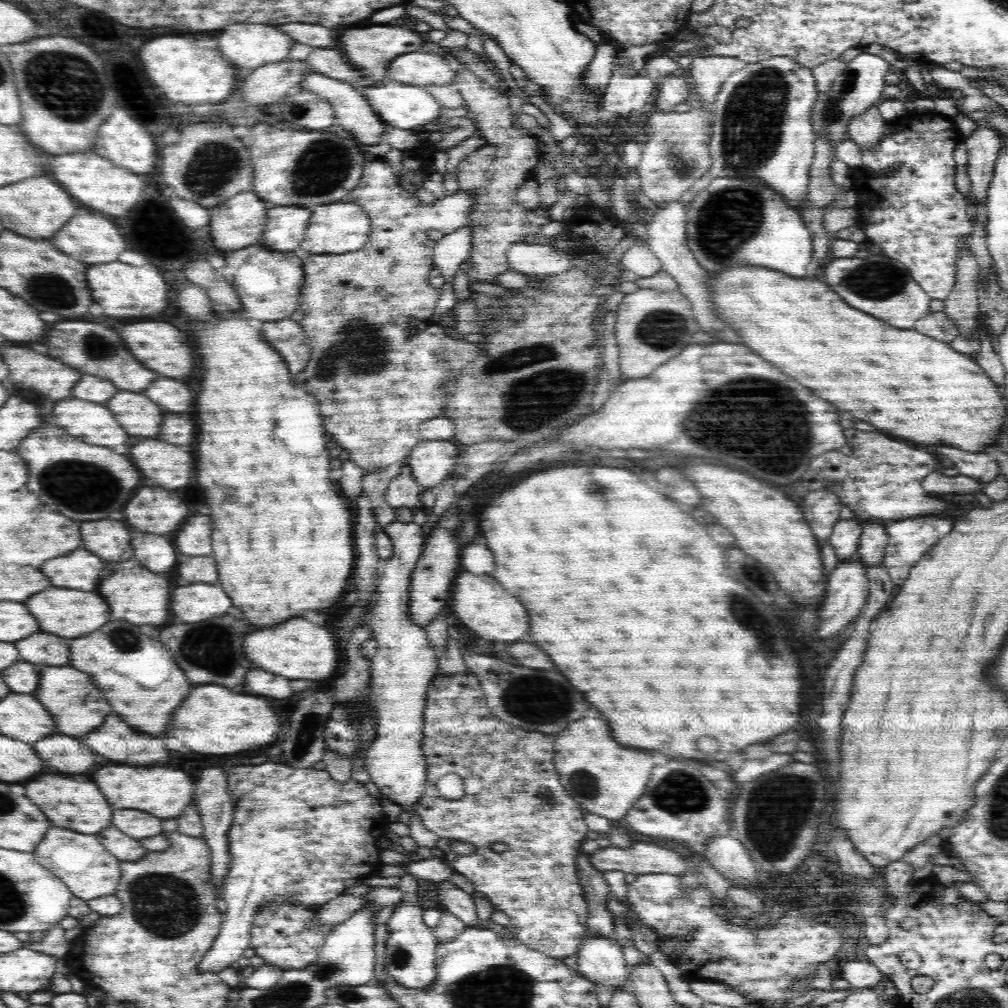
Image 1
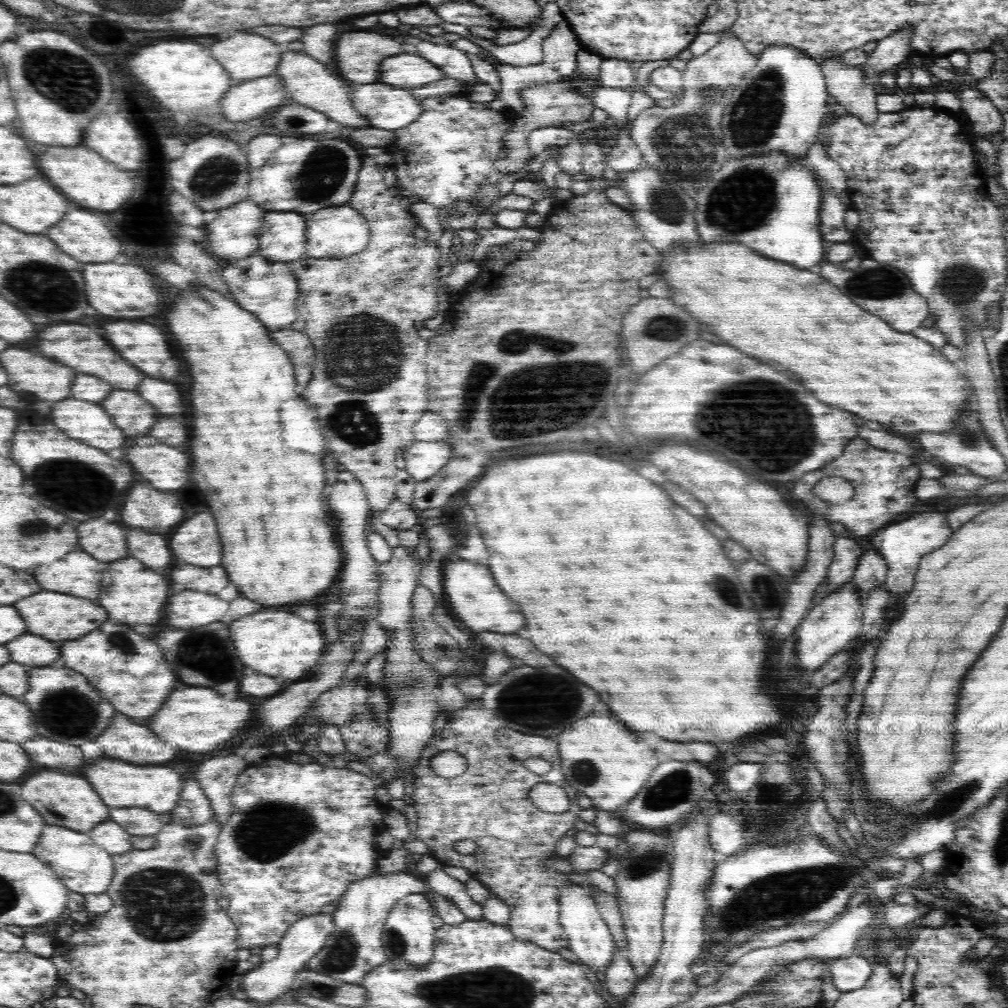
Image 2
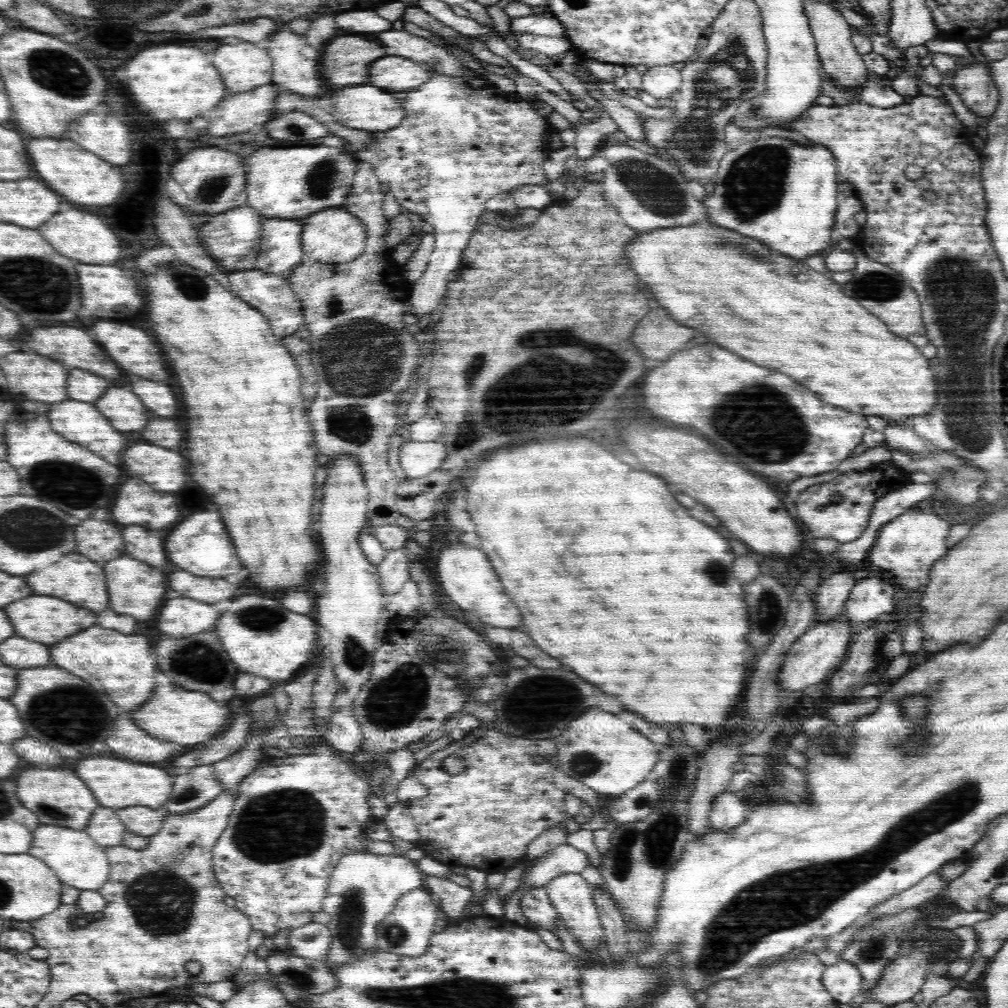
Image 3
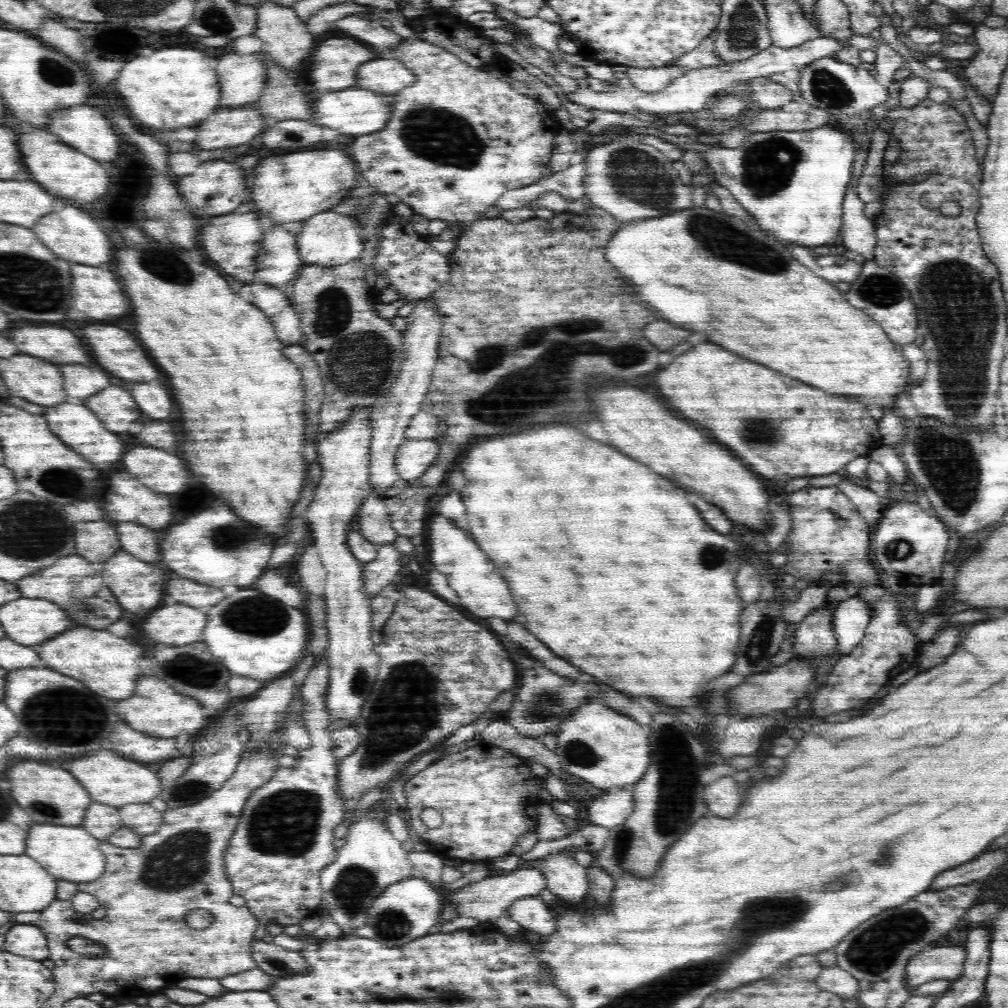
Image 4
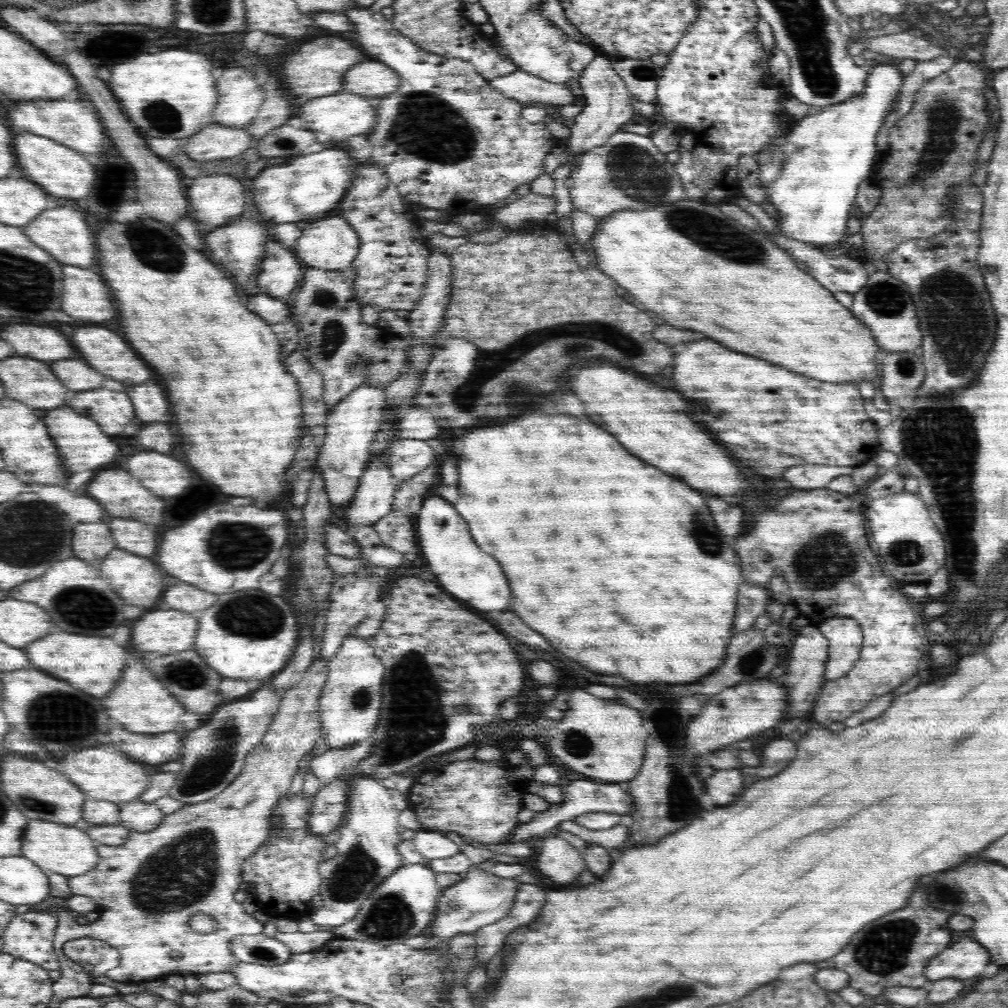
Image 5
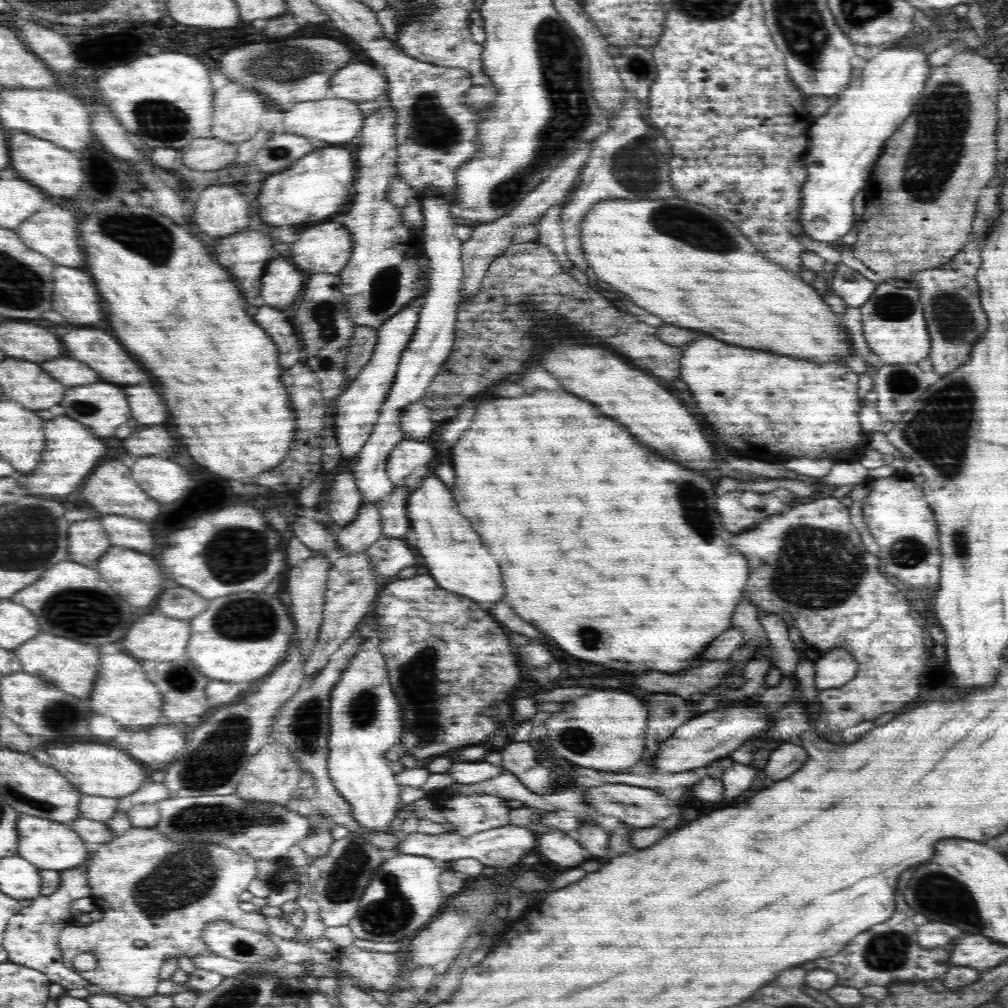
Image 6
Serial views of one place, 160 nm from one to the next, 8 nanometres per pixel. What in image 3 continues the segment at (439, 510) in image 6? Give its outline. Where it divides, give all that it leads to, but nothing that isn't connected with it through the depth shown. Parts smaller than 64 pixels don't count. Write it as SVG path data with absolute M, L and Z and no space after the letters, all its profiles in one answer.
M450 544L444 550L440 550L438 561L436 562L437 570L435 580L441 584L443 594L446 600L454 600L454 608L462 610L473 610L478 614L479 620L500 626L500 628L516 628L522 620L520 610L516 604L510 600L510 596L502 590L502 584L498 582L498 576L488 562L486 554L482 550L470 550L466 545Z

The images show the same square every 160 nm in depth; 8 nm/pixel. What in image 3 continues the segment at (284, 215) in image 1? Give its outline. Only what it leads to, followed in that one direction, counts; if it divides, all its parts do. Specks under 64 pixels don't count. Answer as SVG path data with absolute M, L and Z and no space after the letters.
M270 218L262 224L261 250L257 256L255 268L258 270L274 270L274 274L282 274L290 268L300 264L300 258L305 258L303 249L300 248L300 238L303 234L303 224L296 220L282 220Z

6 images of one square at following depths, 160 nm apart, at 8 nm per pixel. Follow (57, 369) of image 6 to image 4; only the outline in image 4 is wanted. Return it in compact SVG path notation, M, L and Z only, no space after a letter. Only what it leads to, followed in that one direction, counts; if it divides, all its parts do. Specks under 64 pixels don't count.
M62 366L62 376L68 396L74 398L88 398L110 386L108 374L88 366Z

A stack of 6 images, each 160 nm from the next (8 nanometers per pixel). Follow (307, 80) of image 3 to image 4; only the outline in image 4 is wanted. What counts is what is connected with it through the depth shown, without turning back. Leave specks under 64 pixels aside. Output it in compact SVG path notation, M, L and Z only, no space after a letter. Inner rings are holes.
M264 2L257 9L257 30L255 34L262 40L262 53L270 55L278 65L290 72L298 72L298 68L312 56L314 48L314 34L312 34L304 21L300 20L298 13L290 7ZM302 38L302 40L294 40Z

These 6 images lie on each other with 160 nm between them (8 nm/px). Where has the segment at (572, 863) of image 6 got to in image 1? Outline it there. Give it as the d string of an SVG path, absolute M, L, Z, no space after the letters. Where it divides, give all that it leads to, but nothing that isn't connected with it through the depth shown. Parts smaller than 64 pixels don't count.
M584 934L584 940L577 950L578 972L594 984L623 989L629 965L623 957L623 948L615 939L604 935Z

